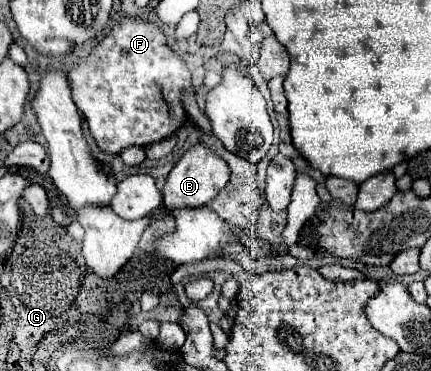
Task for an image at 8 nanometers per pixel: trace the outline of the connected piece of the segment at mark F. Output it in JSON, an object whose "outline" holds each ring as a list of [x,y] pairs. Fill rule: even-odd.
{"outline":[[[121,19],[111,35],[105,37],[87,59],[69,69],[69,85],[77,109],[87,119],[93,139],[105,153],[119,155],[119,151],[129,145],[163,141],[171,137],[187,119],[181,103],[181,91],[191,85],[191,73],[181,57],[167,47],[165,33],[143,19]]]}

